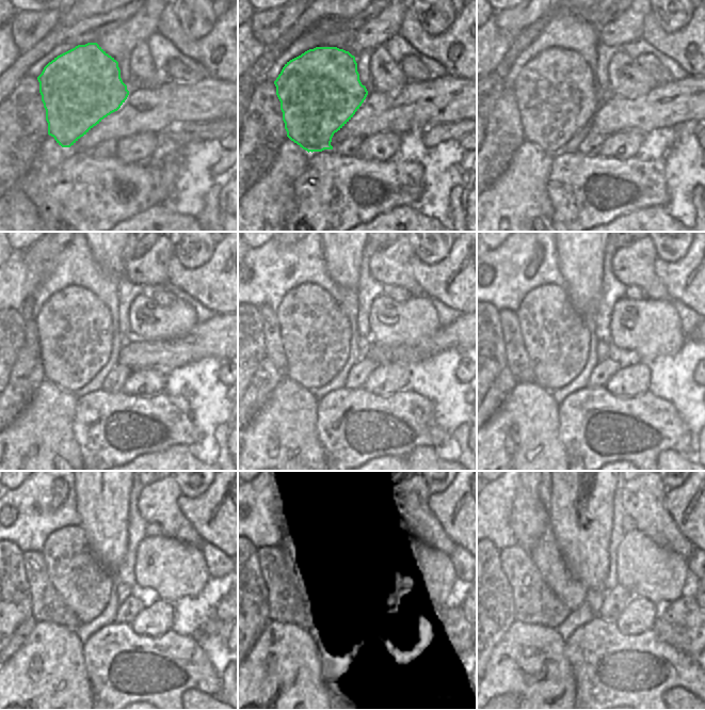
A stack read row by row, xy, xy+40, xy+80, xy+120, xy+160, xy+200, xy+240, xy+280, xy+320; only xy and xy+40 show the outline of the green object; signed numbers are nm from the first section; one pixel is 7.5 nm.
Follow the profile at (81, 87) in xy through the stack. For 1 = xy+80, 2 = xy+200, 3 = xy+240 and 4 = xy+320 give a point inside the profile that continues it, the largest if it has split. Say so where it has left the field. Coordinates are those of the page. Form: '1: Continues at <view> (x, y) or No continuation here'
1: Continues at xy+80 (556, 91)
2: Continues at xy+200 (557, 338)
3: Continues at xy+240 (84, 585)
4: Continues at xy+320 (545, 554)

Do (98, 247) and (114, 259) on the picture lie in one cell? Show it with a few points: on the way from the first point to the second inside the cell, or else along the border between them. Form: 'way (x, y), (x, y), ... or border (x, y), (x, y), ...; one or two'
way (102, 248), (110, 255); one

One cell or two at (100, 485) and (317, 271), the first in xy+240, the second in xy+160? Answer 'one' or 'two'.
two

